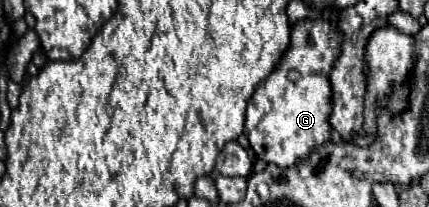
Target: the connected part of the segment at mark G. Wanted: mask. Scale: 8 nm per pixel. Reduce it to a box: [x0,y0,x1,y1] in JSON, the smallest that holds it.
[245,19,341,167]

